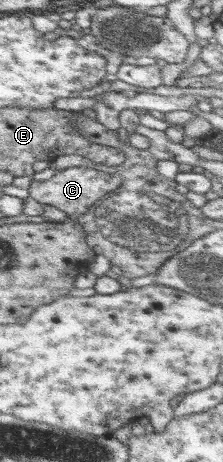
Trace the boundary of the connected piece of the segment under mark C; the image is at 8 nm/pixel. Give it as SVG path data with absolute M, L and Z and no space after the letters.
M73 166L58 171L47 181L34 181L29 185L28 197L43 205L53 205L65 213L67 219L74 221L81 213L87 211L89 205L101 199L103 195L109 194L115 187L123 182L123 179L104 168L87 168L84 166Z

